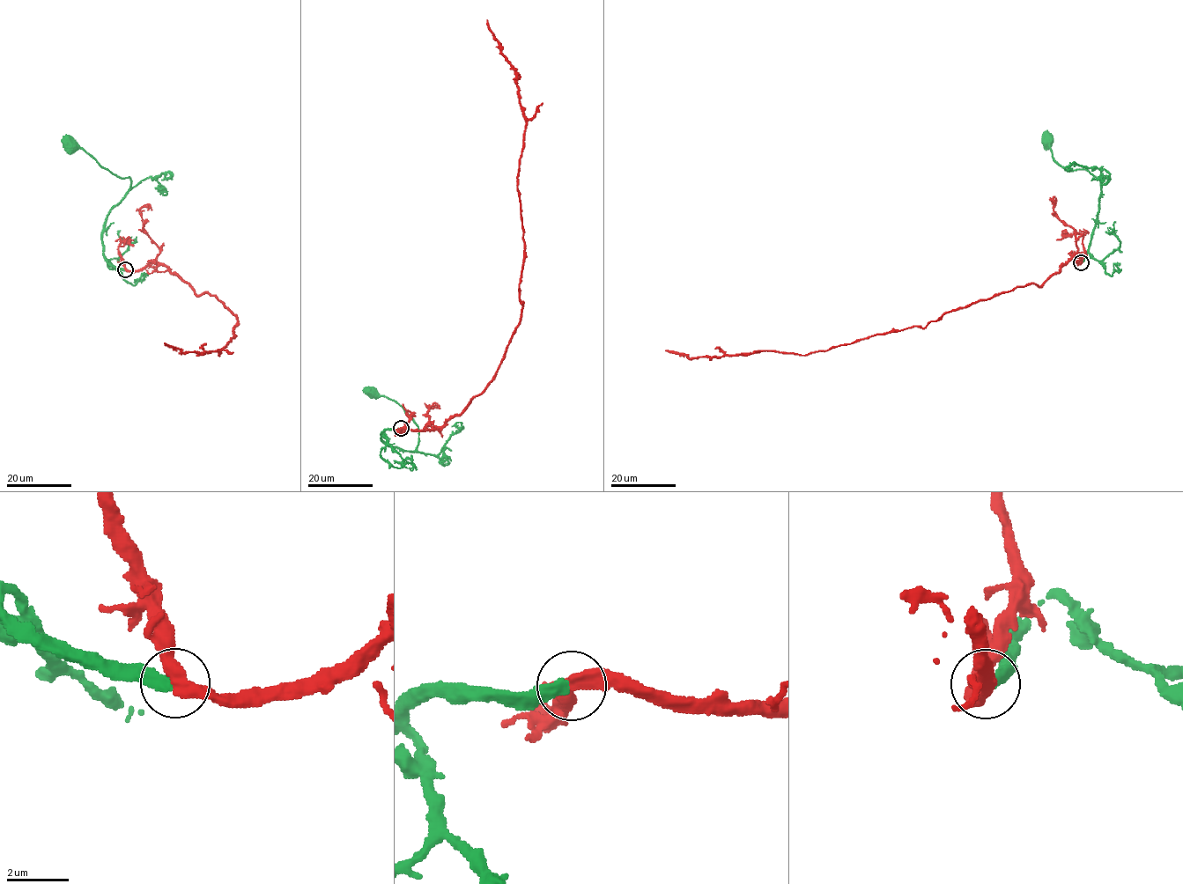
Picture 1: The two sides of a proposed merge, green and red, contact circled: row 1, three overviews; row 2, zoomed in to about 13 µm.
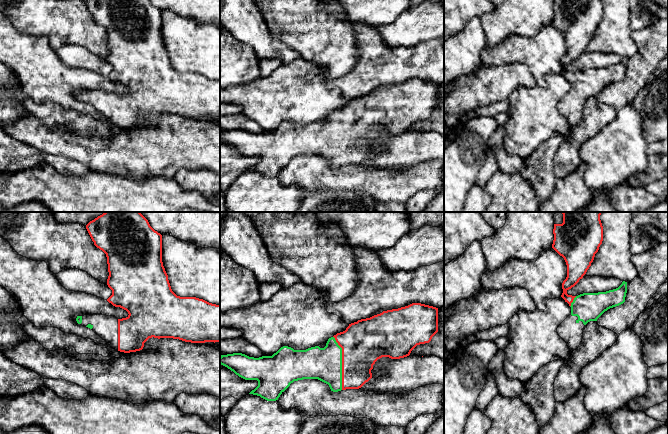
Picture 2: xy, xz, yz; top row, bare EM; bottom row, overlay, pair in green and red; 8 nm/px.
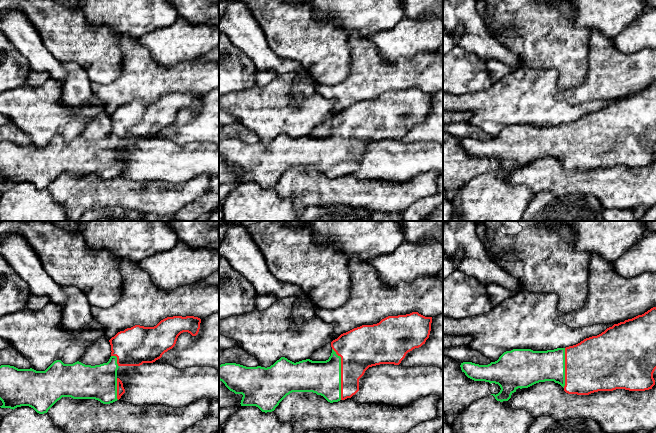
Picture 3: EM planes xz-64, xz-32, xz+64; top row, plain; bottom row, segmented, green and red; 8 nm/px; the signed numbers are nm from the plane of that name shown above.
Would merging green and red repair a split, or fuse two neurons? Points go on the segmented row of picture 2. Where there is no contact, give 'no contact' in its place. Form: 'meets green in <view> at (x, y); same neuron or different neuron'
meets green in xz at (341, 363); same neuron

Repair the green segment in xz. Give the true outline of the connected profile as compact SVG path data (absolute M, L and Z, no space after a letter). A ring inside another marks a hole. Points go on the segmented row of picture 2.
M412 303L349 324L345 331L329 338L324 348L294 350L283 346L272 356L259 358L233 353L221 355L220 364L245 380L257 380L258 386L249 394L267 401L278 400L291 383L303 379L318 379L328 384L333 392L359 389L372 378L371 370L378 359L407 357L417 345L429 343L437 332L438 308Z

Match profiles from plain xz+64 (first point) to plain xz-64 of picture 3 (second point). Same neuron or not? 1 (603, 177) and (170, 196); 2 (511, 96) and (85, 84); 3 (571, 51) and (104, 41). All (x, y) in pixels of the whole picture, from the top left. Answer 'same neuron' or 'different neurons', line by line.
1: same neuron
2: different neurons
3: same neuron

